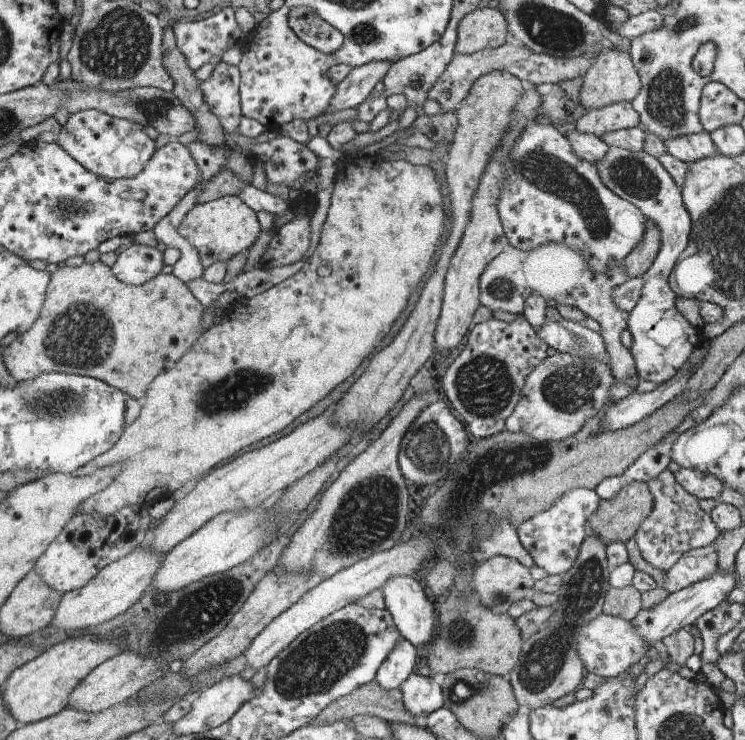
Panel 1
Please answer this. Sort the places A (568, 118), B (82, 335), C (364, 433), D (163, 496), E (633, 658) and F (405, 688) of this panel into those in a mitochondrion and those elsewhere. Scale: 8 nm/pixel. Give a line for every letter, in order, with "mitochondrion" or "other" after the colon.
A: other
B: mitochondrion
C: other
D: other
E: other
F: other

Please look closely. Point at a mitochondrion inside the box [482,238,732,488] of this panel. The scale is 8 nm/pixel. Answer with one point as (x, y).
(571, 390)

